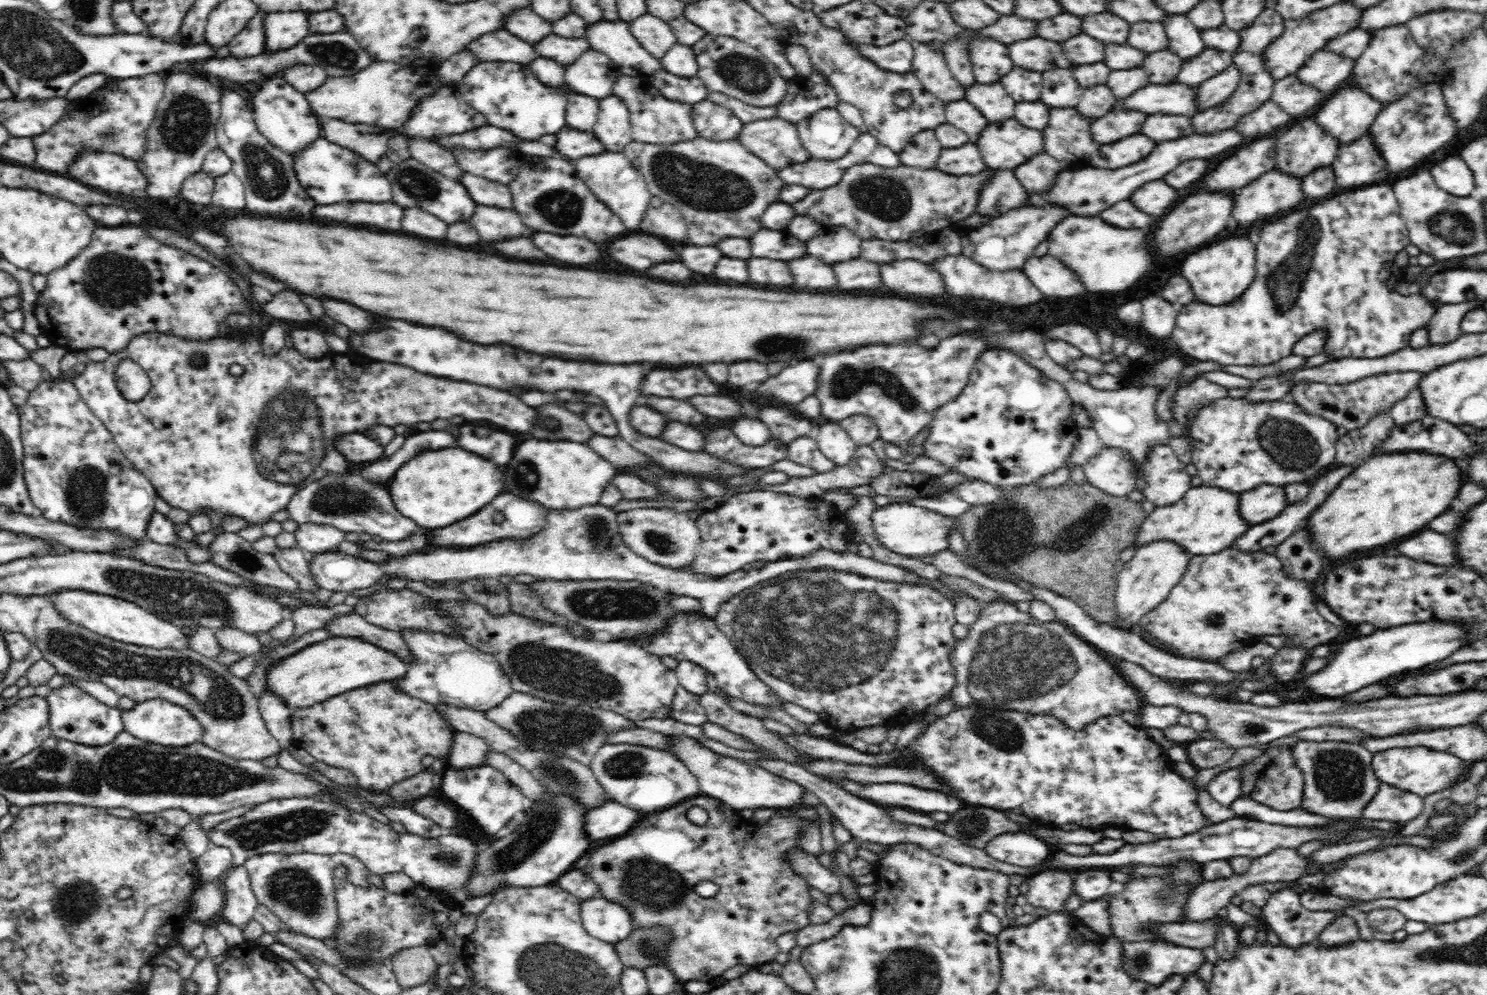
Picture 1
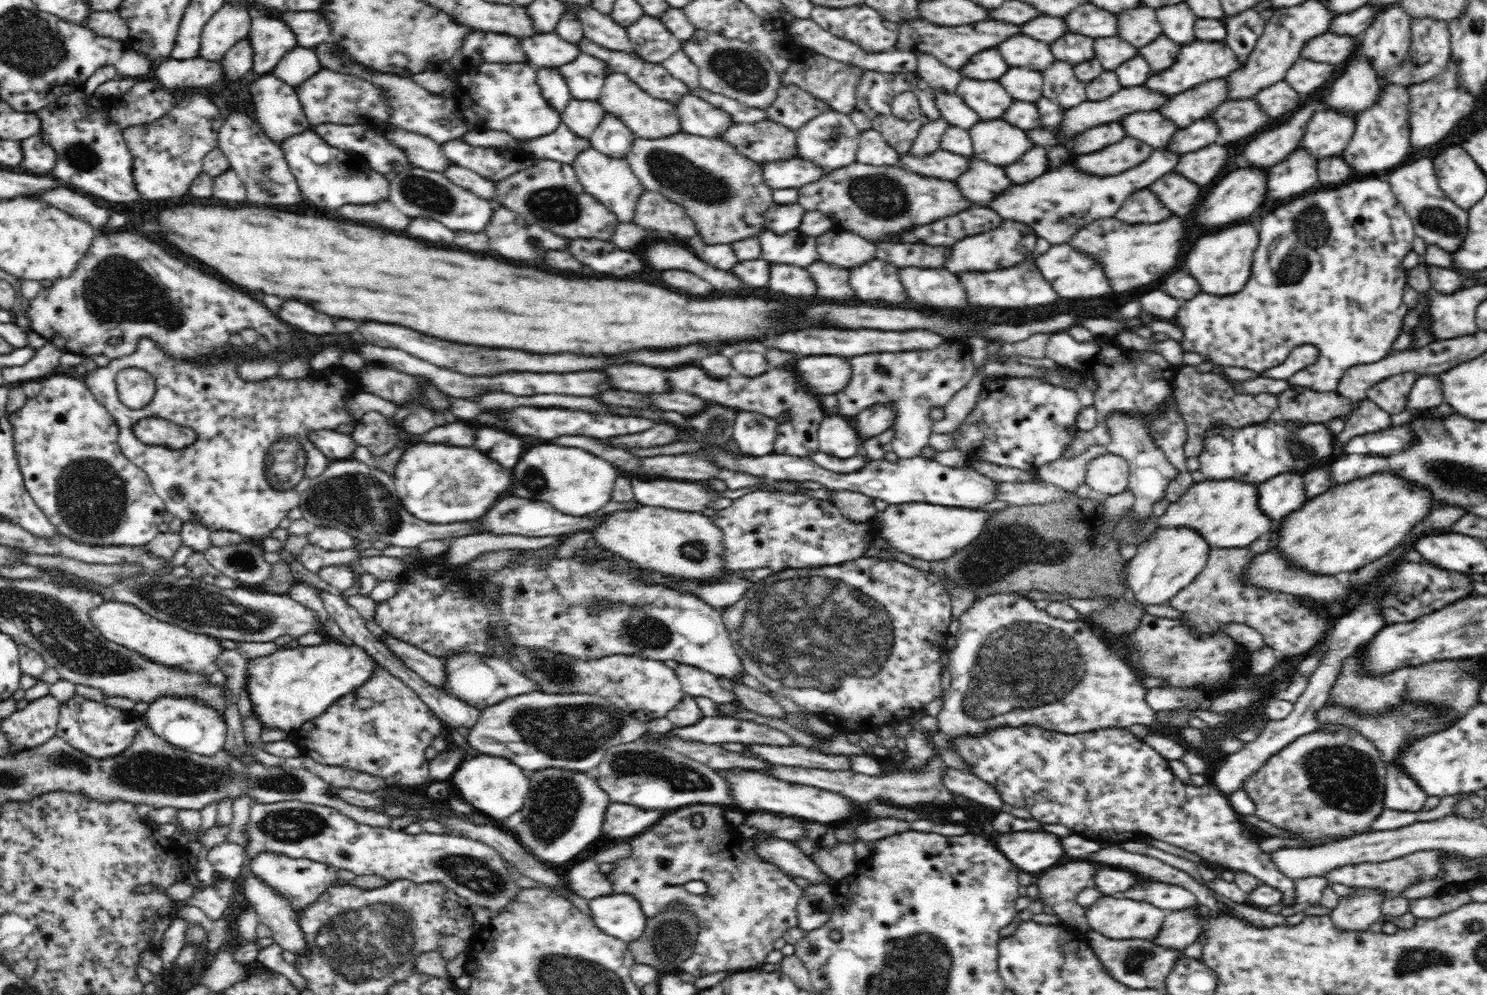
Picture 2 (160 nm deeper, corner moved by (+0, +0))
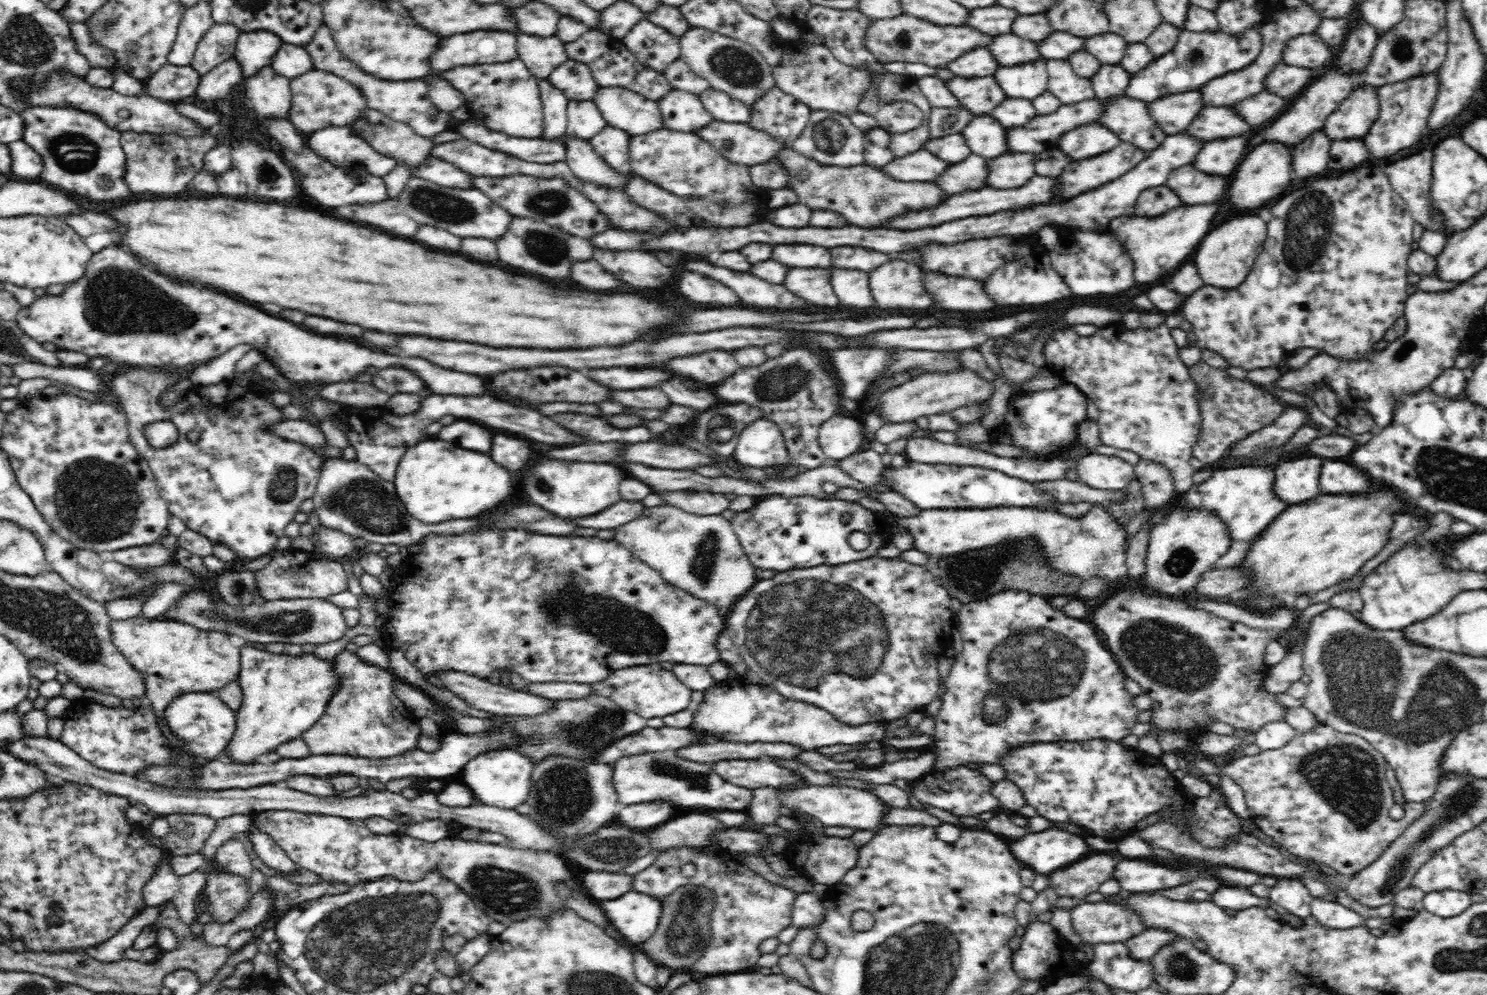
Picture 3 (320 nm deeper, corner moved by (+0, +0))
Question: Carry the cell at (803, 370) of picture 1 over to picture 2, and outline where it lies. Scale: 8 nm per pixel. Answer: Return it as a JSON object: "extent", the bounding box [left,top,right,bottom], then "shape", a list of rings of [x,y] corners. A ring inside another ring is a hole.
{"extent":[793,354,853,395],"shape":[[[830,354],[800,357],[793,364],[801,382],[818,395],[843,391],[853,373],[848,357]]]}

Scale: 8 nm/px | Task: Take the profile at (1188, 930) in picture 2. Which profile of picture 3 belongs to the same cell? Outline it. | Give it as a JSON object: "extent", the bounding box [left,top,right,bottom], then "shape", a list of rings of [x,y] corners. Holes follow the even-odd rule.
{"extent":[1122,928,1177,961],"shape":[[[1150,928],[1141,931],[1137,936],[1124,940],[1122,943],[1126,945],[1126,951],[1128,951],[1130,958],[1138,961],[1148,961],[1162,946],[1176,937],[1177,935],[1174,932]]]}

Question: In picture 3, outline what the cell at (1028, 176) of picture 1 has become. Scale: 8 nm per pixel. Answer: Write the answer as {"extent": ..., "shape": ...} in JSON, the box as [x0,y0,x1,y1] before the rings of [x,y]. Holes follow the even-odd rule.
{"extent":[986,153,1035,190],"shape":[[[1030,153],[1002,154],[998,158],[987,159],[988,180],[986,186],[992,186],[996,190],[1008,190],[1008,188],[1020,188],[1024,186],[1034,174],[1035,158]]]}

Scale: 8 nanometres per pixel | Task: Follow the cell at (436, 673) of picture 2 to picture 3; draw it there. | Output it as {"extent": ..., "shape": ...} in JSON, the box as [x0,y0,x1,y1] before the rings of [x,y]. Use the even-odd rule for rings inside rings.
{"extent":[440,671,556,717],"shape":[[[444,671],[443,673],[440,673],[440,676],[442,682],[450,688],[453,694],[458,694],[466,703],[470,703],[475,710],[490,712],[495,716],[531,717],[549,713],[551,710],[556,710],[556,701],[529,693],[527,690],[517,691],[505,687],[503,684],[492,684],[487,679],[473,677],[466,673],[456,671]]]}

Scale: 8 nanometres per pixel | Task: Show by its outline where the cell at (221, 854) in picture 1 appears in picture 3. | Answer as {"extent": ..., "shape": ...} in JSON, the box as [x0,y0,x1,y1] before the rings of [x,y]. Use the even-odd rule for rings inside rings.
{"extent":[212,837,253,878],"shape":[[[234,837],[221,844],[212,858],[222,866],[223,870],[246,878],[251,876],[253,866],[250,862],[252,860],[250,860],[248,852],[244,849],[244,844]]]}

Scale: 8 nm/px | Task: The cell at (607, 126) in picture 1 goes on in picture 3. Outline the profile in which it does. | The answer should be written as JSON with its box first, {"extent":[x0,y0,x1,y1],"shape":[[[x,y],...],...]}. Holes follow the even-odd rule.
{"extent":[589,125,631,175],"shape":[[[606,125],[589,141],[599,157],[606,165],[616,171],[628,175],[631,173],[631,162],[628,156],[630,135],[623,130]]]}

